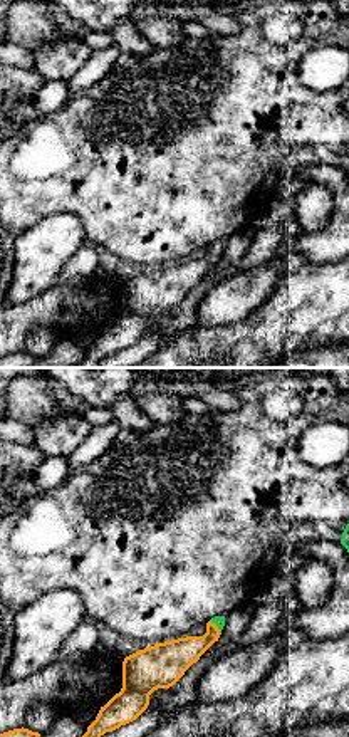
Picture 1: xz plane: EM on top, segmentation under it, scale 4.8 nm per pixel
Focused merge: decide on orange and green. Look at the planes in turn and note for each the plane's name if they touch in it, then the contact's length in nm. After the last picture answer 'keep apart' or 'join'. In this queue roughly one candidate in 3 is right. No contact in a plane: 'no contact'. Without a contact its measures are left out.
contact in xz; length 90 nm

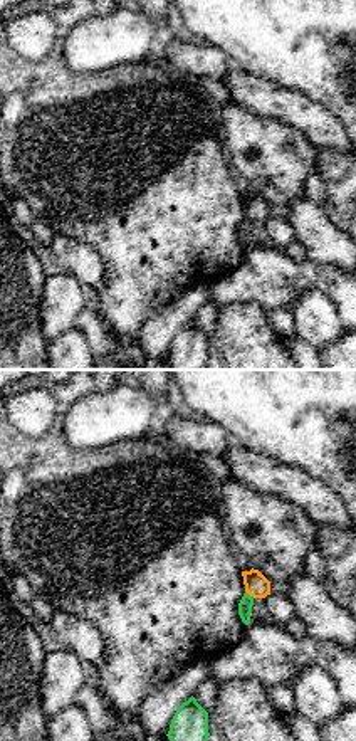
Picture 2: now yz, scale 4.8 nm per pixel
contact in yz; length 50 nm

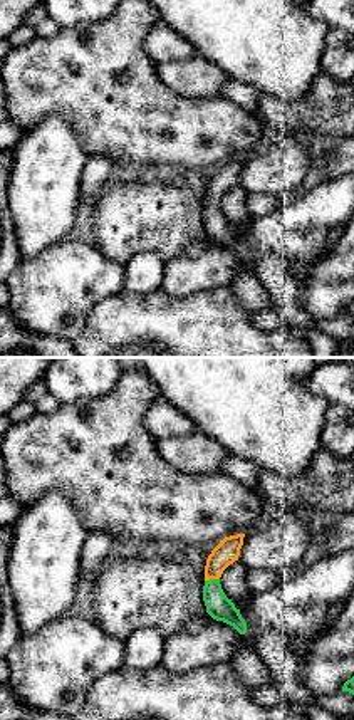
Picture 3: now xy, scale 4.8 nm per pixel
contact in xy; length 70 nm

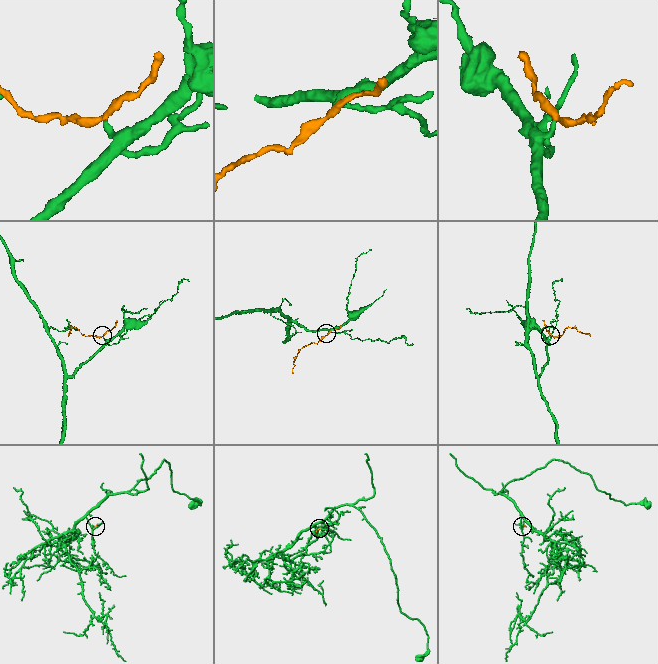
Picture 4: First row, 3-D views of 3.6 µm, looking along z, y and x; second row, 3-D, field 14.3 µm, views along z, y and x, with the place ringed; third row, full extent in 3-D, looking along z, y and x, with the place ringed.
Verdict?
join

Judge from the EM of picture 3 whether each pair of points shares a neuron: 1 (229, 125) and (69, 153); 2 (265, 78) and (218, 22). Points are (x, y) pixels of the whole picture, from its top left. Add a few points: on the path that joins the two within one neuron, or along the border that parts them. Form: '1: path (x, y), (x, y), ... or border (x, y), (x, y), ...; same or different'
1: border (62, 118), (76, 131), (88, 158); different
2: path (260, 64), (232, 36); same

